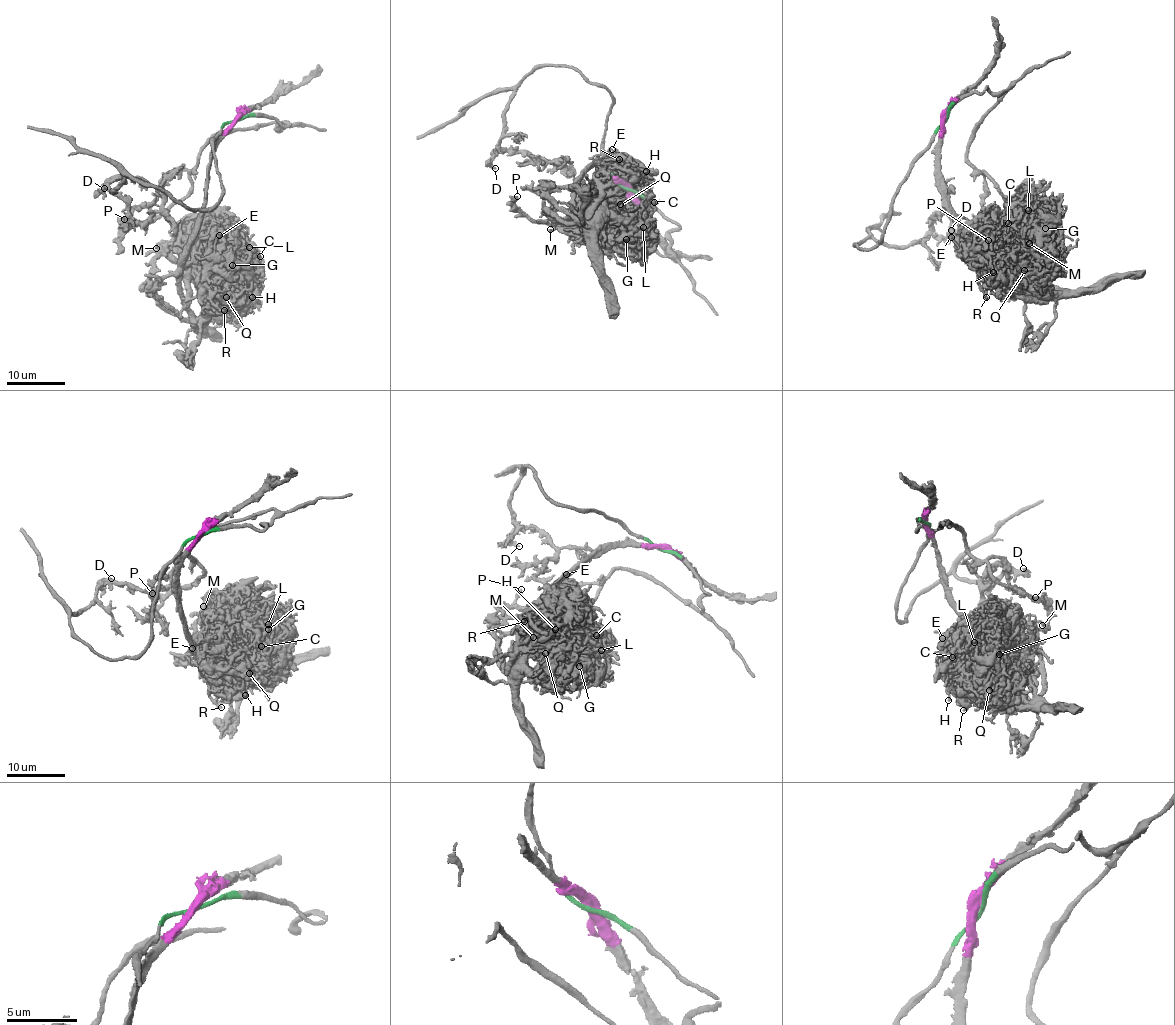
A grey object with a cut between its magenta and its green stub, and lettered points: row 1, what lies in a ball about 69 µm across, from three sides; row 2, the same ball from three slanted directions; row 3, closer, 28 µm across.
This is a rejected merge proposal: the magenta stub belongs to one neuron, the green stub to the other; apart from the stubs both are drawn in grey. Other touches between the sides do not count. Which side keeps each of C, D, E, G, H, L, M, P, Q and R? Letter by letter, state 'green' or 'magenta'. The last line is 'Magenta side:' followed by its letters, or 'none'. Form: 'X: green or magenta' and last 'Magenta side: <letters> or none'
C: magenta
D: green
E: magenta
G: magenta
H: magenta
L: magenta
M: magenta
P: green
Q: magenta
R: magenta
Magenta side: C, E, G, H, L, M, Q, R

